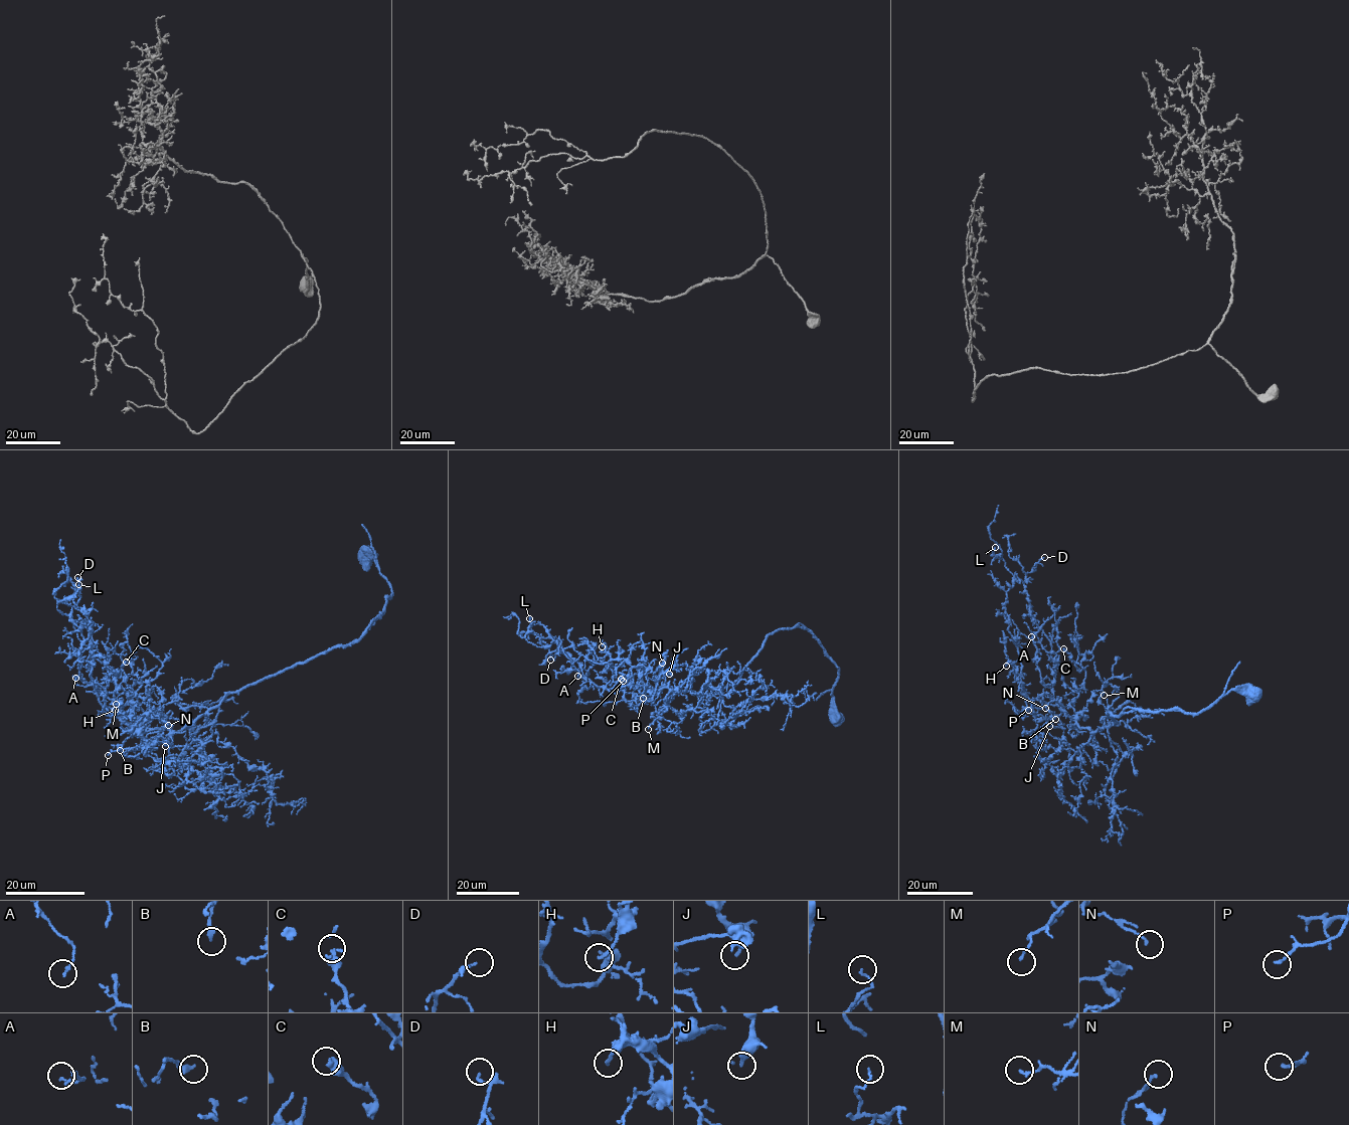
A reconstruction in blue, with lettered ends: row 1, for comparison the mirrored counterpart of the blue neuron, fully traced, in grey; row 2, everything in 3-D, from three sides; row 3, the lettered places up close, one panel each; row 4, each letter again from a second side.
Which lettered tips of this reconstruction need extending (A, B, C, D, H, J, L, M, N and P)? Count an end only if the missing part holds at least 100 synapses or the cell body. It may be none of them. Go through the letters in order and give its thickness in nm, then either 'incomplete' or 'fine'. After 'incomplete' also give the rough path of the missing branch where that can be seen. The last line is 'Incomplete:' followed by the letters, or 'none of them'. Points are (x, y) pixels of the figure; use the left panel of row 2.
A: 150 nm thick; fine
B: 240 nm thick; fine
C: 400 nm thick; fine
D: 110 nm thick; fine
H: 160 nm thick; fine
J: 320 nm thick; fine
L: 120 nm thick; fine
M: 140 nm thick; fine
N: 130 nm thick; fine
P: 150 nm thick; fine
Incomplete: none of them

